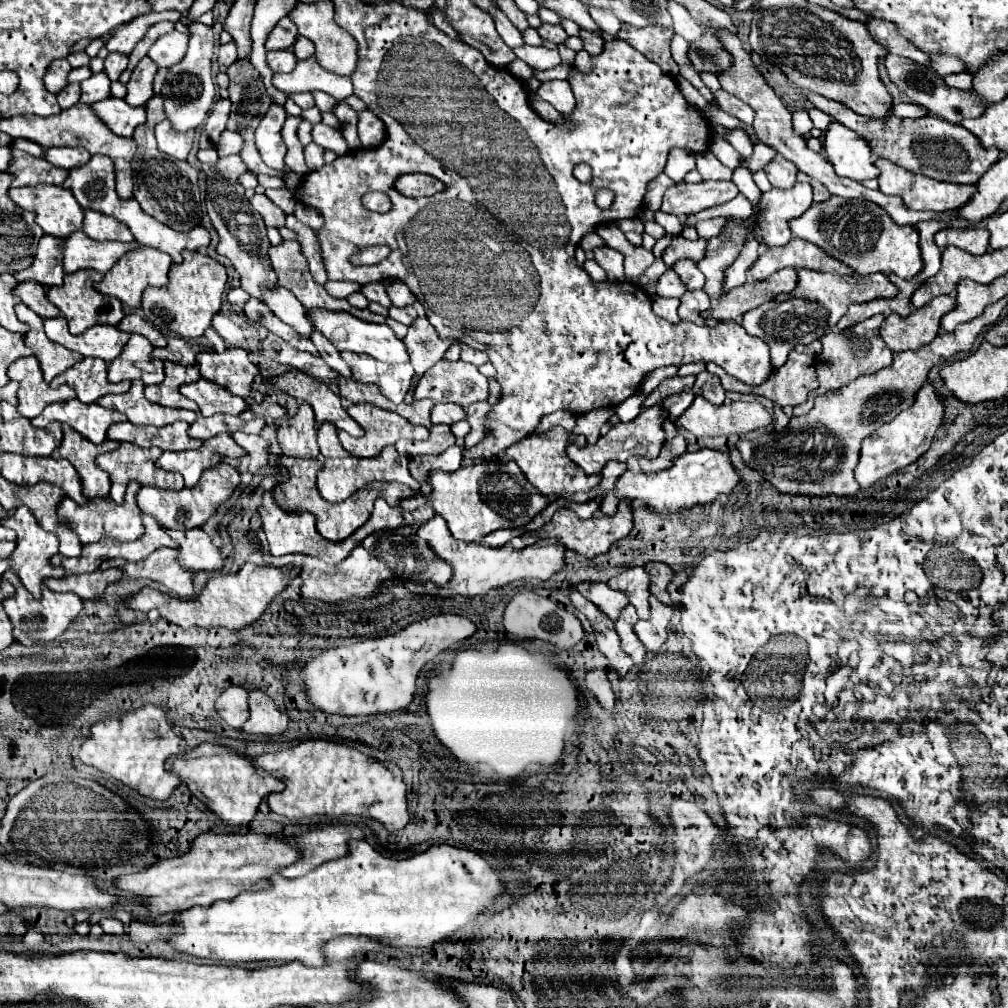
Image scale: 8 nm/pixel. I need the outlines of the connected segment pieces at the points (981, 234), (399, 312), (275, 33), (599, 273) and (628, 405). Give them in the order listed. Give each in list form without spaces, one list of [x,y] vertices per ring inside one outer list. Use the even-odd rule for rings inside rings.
[[[985,227],[975,229],[944,229],[936,233],[935,243],[941,249],[948,245],[955,245],[971,255],[983,255],[989,247],[990,233]]]
[[[391,307],[391,309],[389,309],[389,317],[391,317],[391,319],[399,319],[403,325],[411,325],[419,315],[417,315],[417,311],[415,311],[413,307],[403,307],[403,309]]]
[[[285,17],[277,23],[277,27],[269,33],[267,37],[267,51],[275,51],[275,49],[291,49],[291,45],[295,43],[297,39],[297,29],[295,29],[295,23]]]
[[[585,261],[583,263],[583,267],[585,267],[585,271],[589,273],[589,277],[593,277],[593,281],[605,281],[607,279],[607,273],[595,263],[595,261]]]
[[[643,391],[635,393],[633,397],[629,397],[627,401],[623,401],[621,405],[615,407],[615,413],[621,417],[621,421],[631,421],[639,415],[639,411],[643,409],[643,401],[647,399],[647,395]]]

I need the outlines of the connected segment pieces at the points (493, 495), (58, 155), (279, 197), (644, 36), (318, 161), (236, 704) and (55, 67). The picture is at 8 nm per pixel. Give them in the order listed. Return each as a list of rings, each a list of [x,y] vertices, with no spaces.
[[[483,461],[465,465],[453,473],[433,471],[433,493],[429,495],[429,503],[437,515],[447,521],[455,539],[481,541],[481,537],[491,531],[527,525],[551,503],[551,499],[539,495],[537,487],[527,481],[513,461]]]
[[[59,147],[59,149],[45,149],[47,153],[47,161],[53,163],[59,169],[71,171],[75,167],[85,165],[91,159],[91,153],[87,149],[79,149],[79,147]]]
[[[267,189],[265,195],[267,195],[267,197],[269,197],[277,207],[281,207],[287,215],[293,213],[295,203],[297,203],[293,191],[289,191],[289,189]]]
[[[621,25],[615,39],[629,43],[633,49],[641,51],[645,57],[655,61],[667,75],[677,77],[679,67],[671,57],[669,45],[673,39],[673,29],[667,27],[643,27],[637,29],[633,25]]]
[[[311,143],[311,145],[307,145],[303,149],[303,153],[305,153],[305,163],[307,163],[309,171],[315,171],[315,169],[319,169],[319,167],[325,165],[325,161],[323,161],[323,149],[319,149],[319,145]]]
[[[231,685],[217,697],[215,711],[231,729],[241,729],[247,721],[247,697],[247,689],[239,685]]]
[[[55,59],[49,67],[47,73],[43,77],[45,81],[45,89],[53,95],[57,95],[65,85],[67,85],[67,73],[71,71],[71,65],[67,59]]]

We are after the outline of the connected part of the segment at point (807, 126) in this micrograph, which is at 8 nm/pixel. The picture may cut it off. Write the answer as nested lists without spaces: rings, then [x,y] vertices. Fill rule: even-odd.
[[[805,109],[793,111],[793,127],[795,127],[795,133],[799,133],[799,135],[807,135],[813,129],[813,123]]]

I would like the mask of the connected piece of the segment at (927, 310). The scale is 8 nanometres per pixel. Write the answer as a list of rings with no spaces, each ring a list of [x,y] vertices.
[[[941,295],[929,301],[925,307],[911,311],[909,317],[891,313],[881,325],[881,339],[891,351],[917,349],[937,337],[941,317],[955,309],[955,303],[957,301],[951,295]]]

